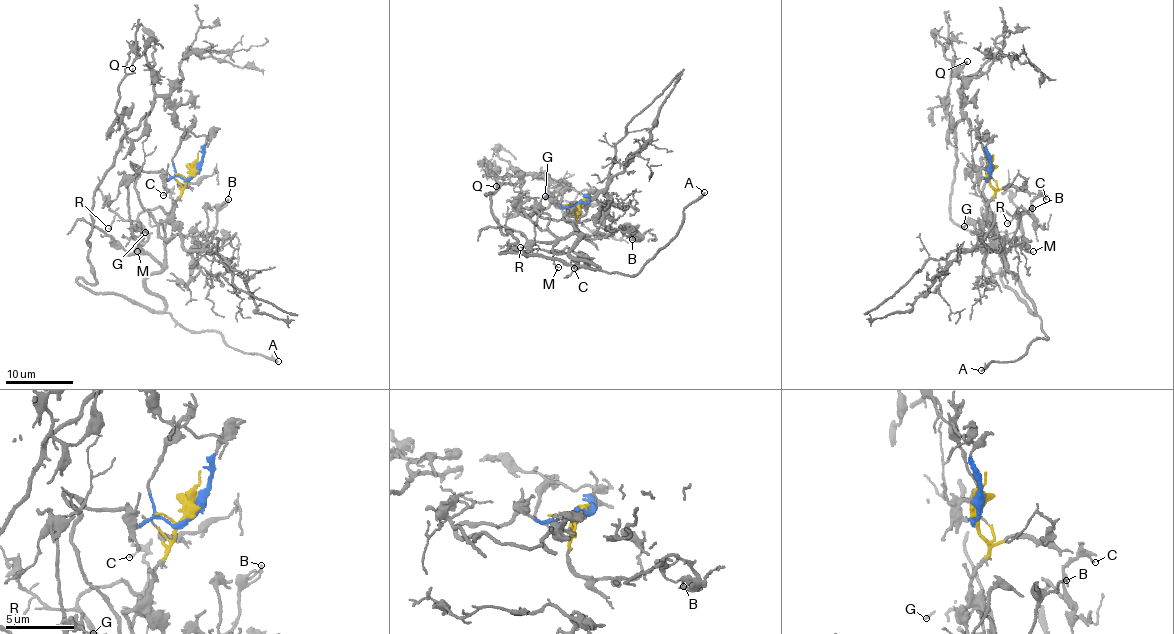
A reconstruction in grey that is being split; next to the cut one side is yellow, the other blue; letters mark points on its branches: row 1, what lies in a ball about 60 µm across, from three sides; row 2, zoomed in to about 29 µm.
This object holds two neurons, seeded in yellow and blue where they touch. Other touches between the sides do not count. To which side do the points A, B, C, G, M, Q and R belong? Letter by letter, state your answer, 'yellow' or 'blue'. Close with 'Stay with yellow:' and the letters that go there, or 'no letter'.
A: yellow
B: yellow
C: yellow
G: yellow
M: yellow
Q: yellow
R: yellow
Stay with yellow: A, B, C, G, M, Q, R

